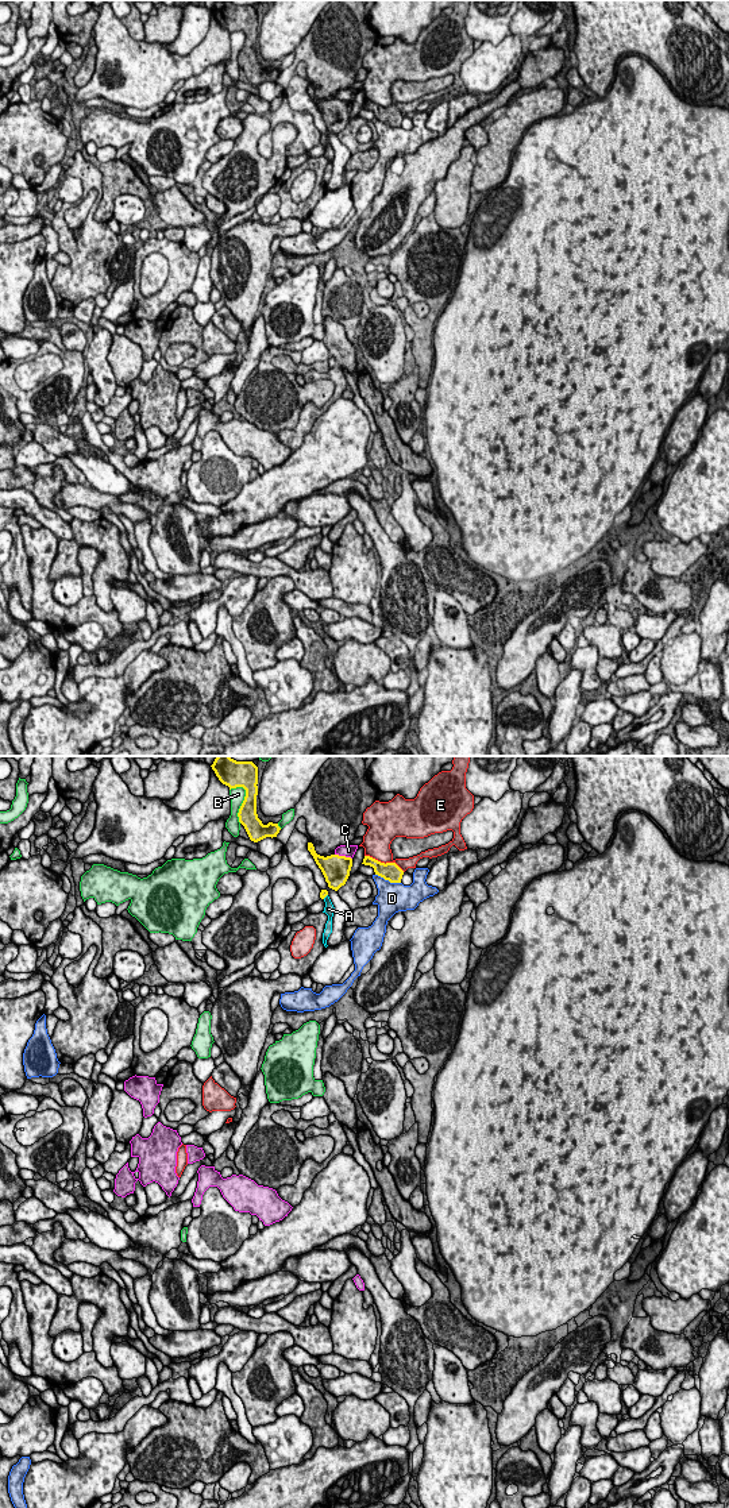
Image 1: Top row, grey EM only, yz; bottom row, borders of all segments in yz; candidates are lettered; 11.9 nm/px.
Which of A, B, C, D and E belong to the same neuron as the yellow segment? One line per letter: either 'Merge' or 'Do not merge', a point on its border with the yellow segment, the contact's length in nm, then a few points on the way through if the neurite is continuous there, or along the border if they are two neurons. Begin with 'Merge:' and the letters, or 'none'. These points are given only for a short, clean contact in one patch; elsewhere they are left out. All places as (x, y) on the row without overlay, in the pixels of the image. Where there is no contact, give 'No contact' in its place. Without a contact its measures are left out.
Merge: A
A: Merge. Touches yellow at yz (324, 141). Shared border 80 nm. Path across: yz (324, 137), (324, 141), (328, 146), (328, 153)
B: Do not merge. Touches yellow at yz (243, 46). Shared border 460 nm
C: Do not merge. Touches yellow at yz (343, 100). Shared border 220 nm
D: Do not merge. Touches yellow at yz (388, 123). Shared border 320 nm
E: Do not merge. Touches yellow at yz (384, 107). Shared border 500 nm

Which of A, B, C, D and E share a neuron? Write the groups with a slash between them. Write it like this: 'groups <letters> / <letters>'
groups A / B / C / D / E

